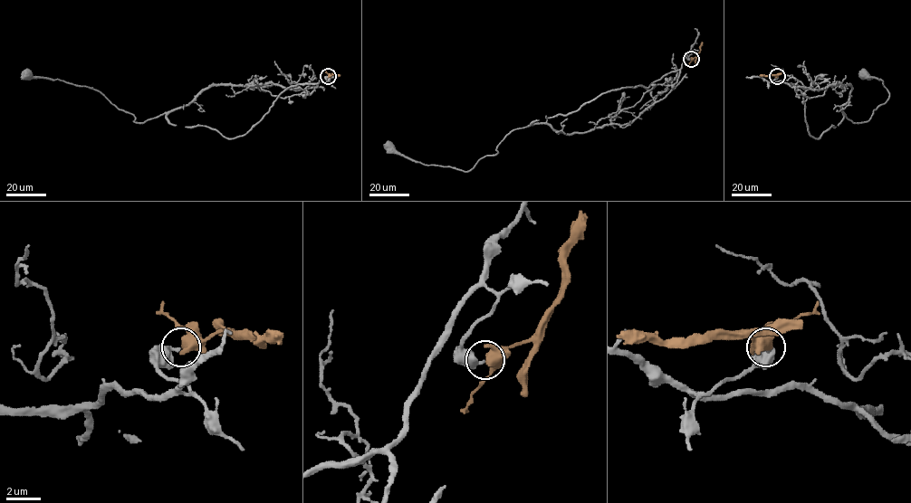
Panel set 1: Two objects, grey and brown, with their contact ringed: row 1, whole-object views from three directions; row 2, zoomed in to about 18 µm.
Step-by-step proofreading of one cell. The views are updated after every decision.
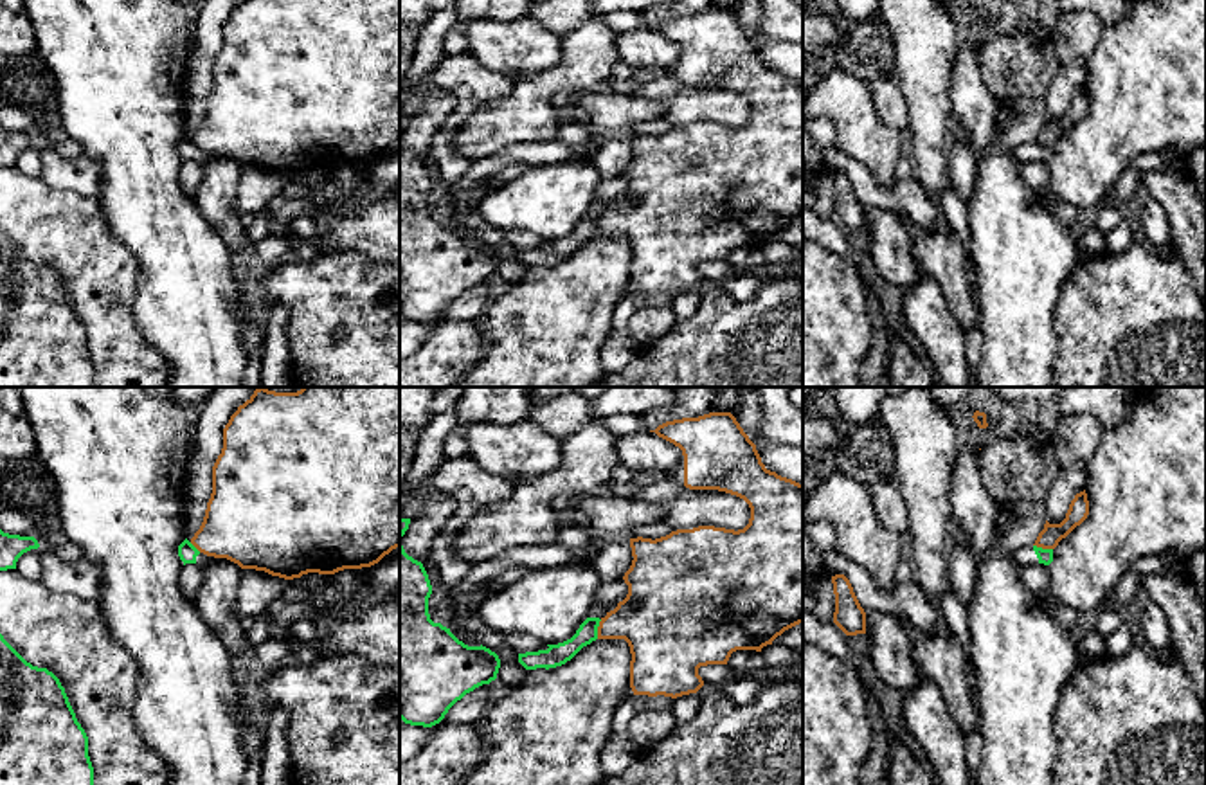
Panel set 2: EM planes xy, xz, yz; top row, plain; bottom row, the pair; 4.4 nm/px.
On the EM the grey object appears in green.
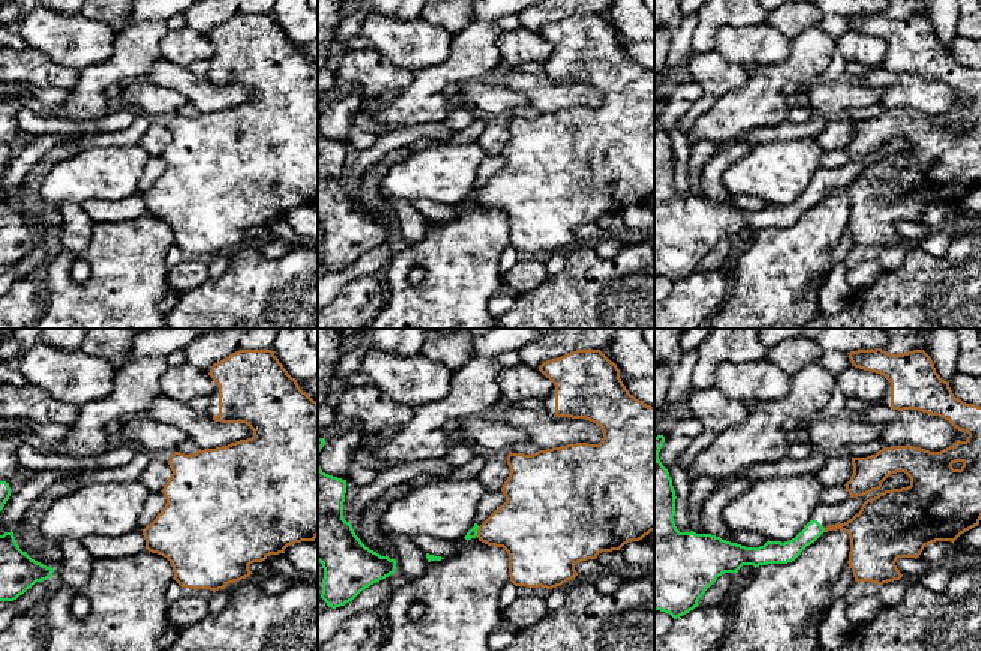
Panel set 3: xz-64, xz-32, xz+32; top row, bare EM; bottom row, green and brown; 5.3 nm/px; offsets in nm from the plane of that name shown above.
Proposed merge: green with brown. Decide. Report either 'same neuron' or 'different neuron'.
different neuron

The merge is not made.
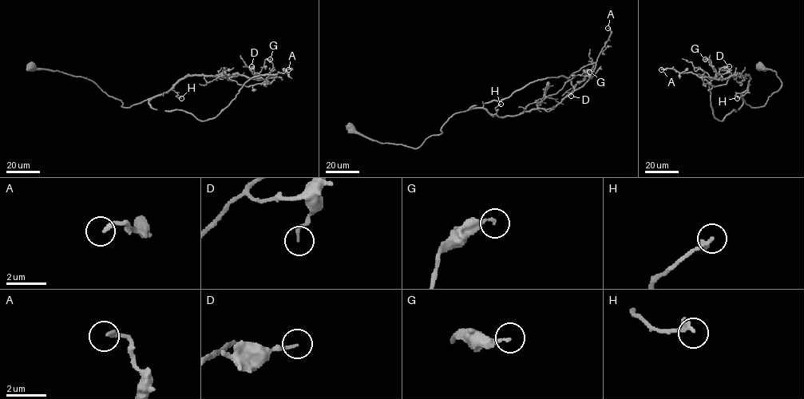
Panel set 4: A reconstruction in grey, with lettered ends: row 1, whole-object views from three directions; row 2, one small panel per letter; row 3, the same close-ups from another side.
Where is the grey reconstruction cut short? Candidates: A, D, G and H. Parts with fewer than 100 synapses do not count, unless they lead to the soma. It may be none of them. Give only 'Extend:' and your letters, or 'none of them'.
Extend: none of them

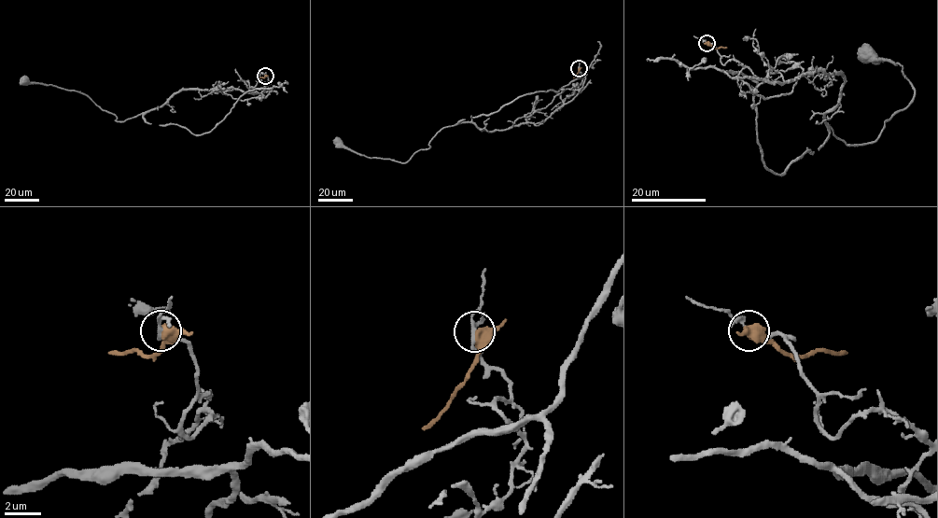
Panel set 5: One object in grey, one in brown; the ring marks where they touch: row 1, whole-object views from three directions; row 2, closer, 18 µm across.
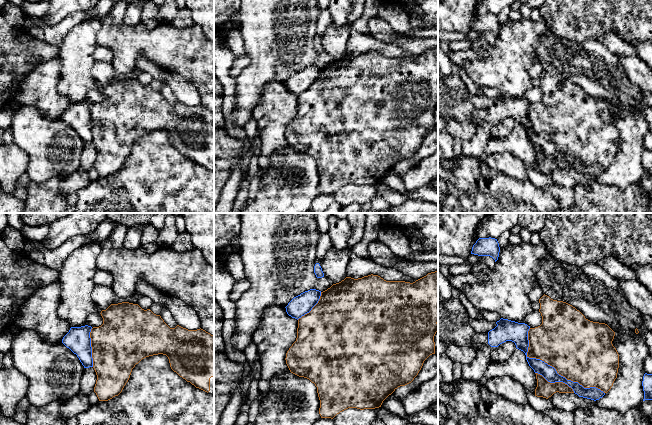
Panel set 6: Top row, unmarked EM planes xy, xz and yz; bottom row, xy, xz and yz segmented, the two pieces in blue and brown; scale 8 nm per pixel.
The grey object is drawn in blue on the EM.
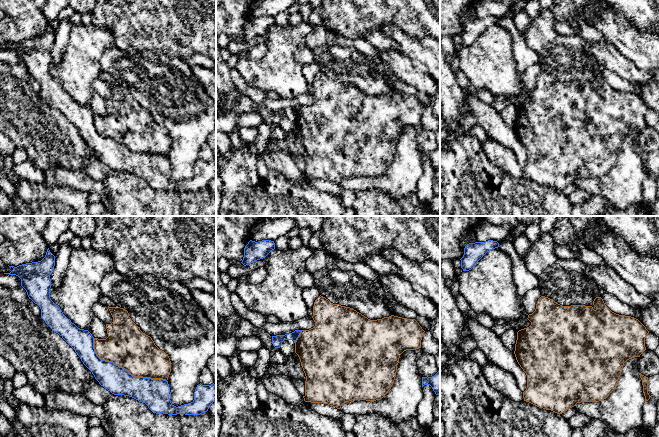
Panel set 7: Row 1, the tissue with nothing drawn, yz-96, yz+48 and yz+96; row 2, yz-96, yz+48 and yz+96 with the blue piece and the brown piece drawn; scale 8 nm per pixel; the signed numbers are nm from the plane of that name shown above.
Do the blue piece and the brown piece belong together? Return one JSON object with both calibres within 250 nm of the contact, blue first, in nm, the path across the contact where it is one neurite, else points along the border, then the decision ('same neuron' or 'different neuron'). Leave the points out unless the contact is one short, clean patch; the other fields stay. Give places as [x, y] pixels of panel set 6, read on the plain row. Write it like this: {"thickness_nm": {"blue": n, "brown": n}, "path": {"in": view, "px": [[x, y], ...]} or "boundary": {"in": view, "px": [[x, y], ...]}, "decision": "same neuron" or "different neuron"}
{"thickness_nm": {"blue": 110, "brown": 480}, "decision": "different neuron"}

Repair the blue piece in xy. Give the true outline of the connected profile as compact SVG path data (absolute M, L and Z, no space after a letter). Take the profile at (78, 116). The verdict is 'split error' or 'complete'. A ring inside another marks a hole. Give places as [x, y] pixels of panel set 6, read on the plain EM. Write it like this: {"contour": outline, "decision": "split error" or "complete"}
{"contour": "M88 101L71 103L62 115L62 119L77 131L84 144L93 143L91 105Z", "decision": "complete"}

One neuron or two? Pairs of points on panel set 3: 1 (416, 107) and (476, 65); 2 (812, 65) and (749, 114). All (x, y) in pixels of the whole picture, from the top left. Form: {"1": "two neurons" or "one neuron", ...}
{"1": "one neuron", "2": "one neuron"}

